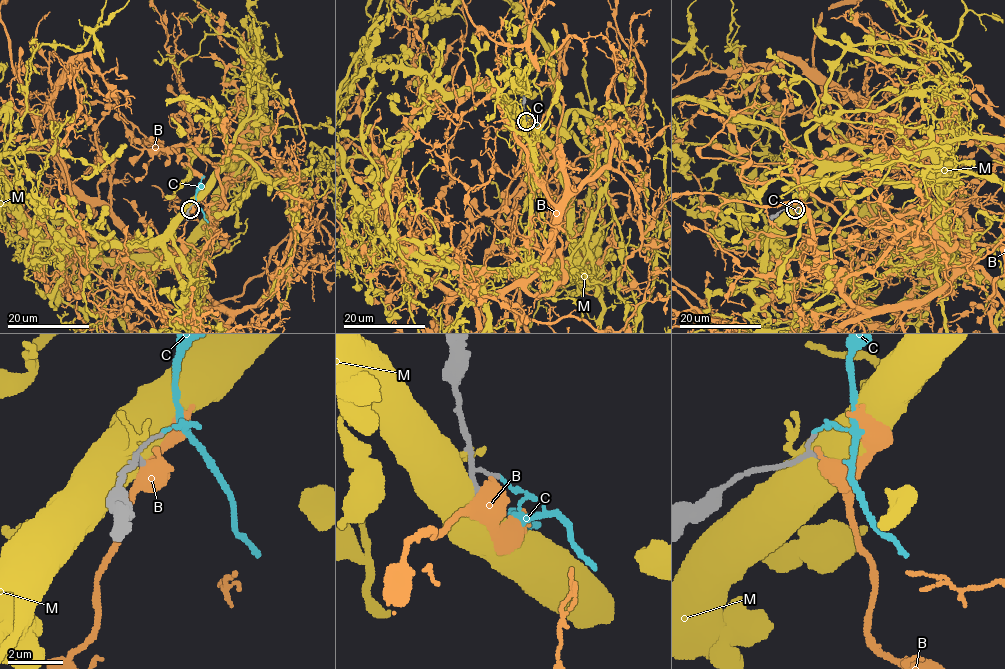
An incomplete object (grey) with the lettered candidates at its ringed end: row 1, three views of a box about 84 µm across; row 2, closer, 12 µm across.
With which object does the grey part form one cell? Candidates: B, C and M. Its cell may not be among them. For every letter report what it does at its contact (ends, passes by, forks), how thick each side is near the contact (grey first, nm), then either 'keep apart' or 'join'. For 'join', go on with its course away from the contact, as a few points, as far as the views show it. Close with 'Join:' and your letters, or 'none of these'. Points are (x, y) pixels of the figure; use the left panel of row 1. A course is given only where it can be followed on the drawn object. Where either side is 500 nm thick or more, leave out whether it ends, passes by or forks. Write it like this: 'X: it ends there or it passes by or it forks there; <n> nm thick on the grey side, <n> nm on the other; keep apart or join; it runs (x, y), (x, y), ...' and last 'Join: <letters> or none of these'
B: it forks there; 150 nm thick on the grey side, 480 nm on the other; keep apart
C: it ends there; 120 nm thick on the grey side, 110 nm on the other; keep apart
M: 180 nm thick on the grey side, 900 nm on the other; keep apart
Join: none of these

